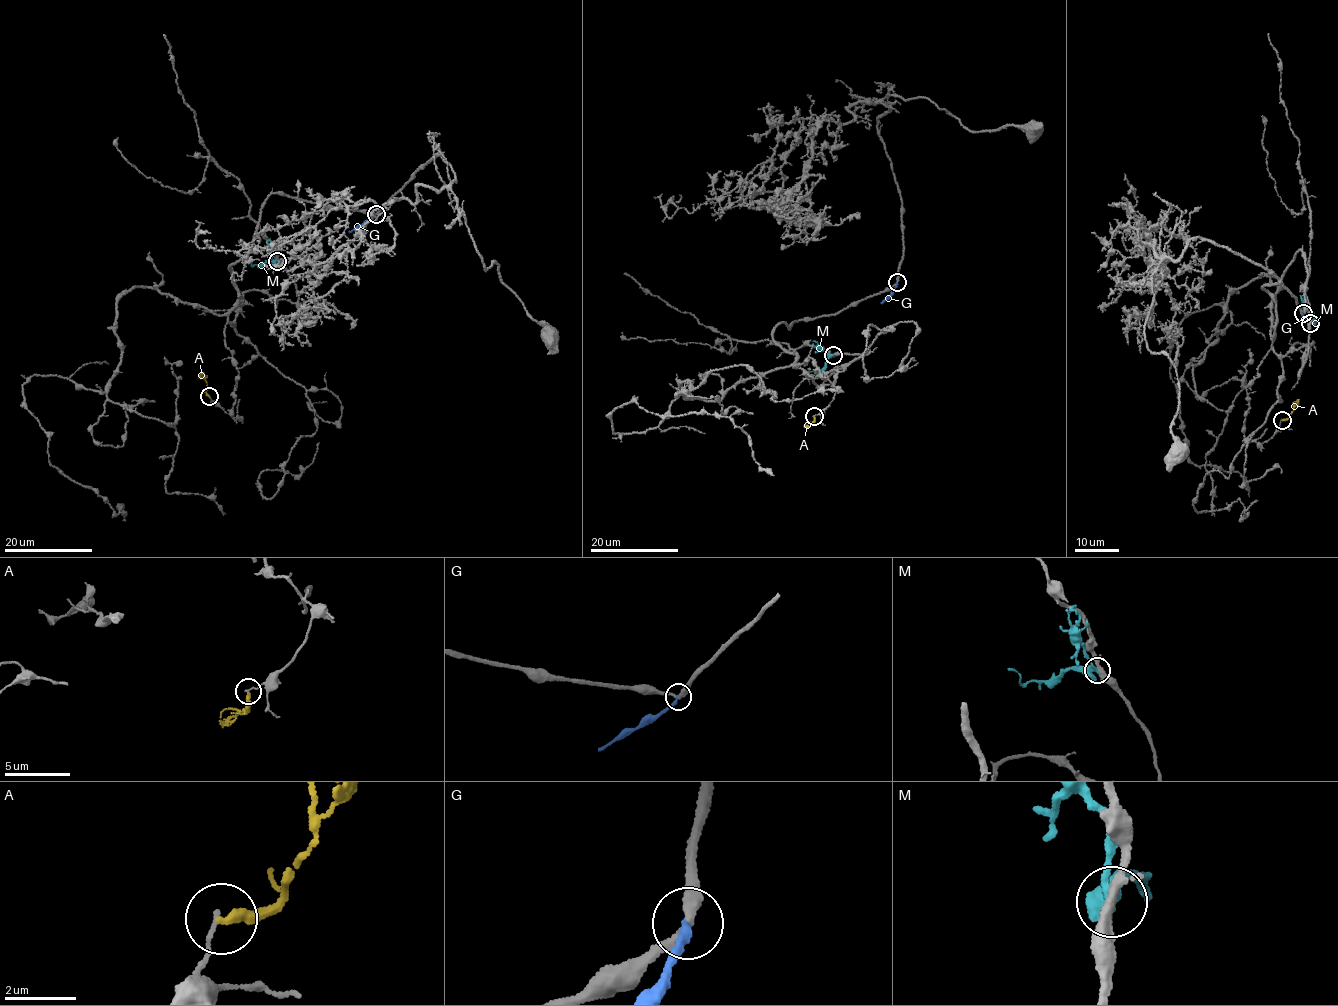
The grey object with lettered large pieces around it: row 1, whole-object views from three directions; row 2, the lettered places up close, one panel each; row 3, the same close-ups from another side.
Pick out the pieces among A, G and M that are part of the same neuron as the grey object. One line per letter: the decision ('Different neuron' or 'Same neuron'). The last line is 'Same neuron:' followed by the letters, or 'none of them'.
A: Different neuron
G: Different neuron
M: Different neuron
Same neuron: none of them

